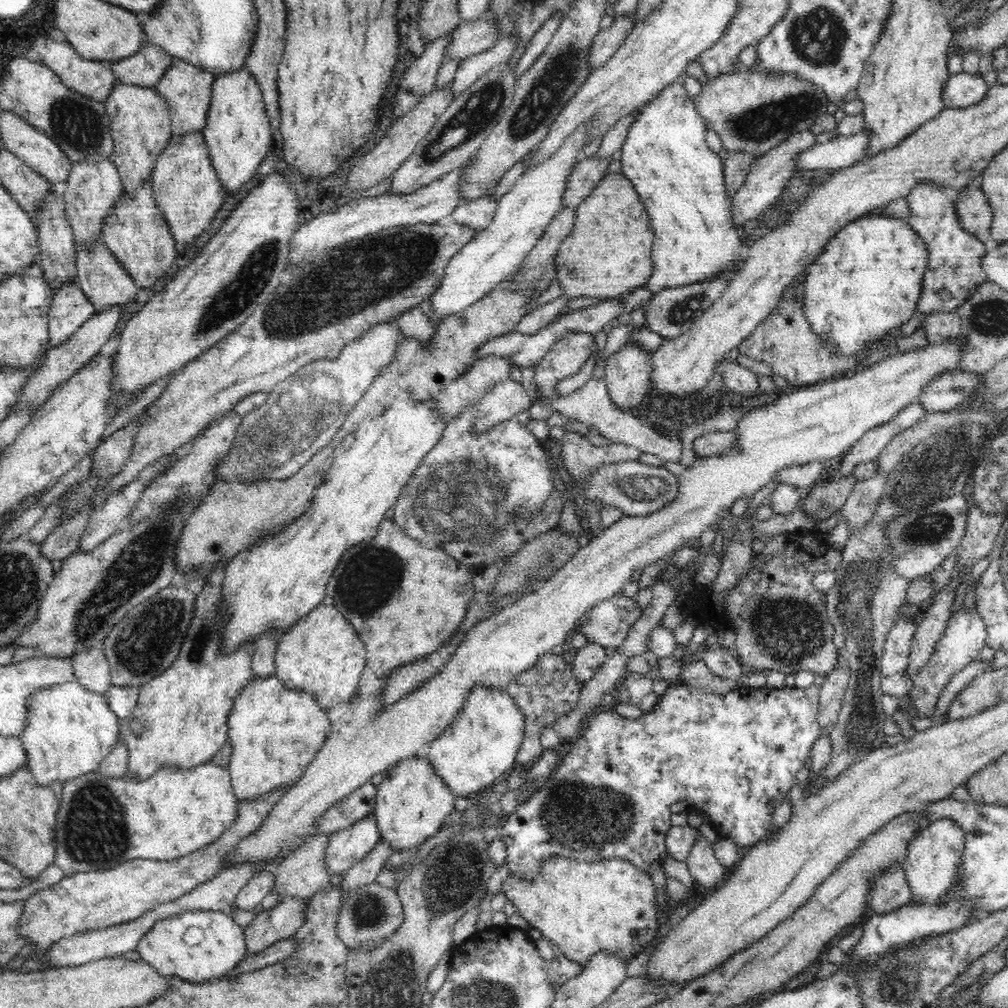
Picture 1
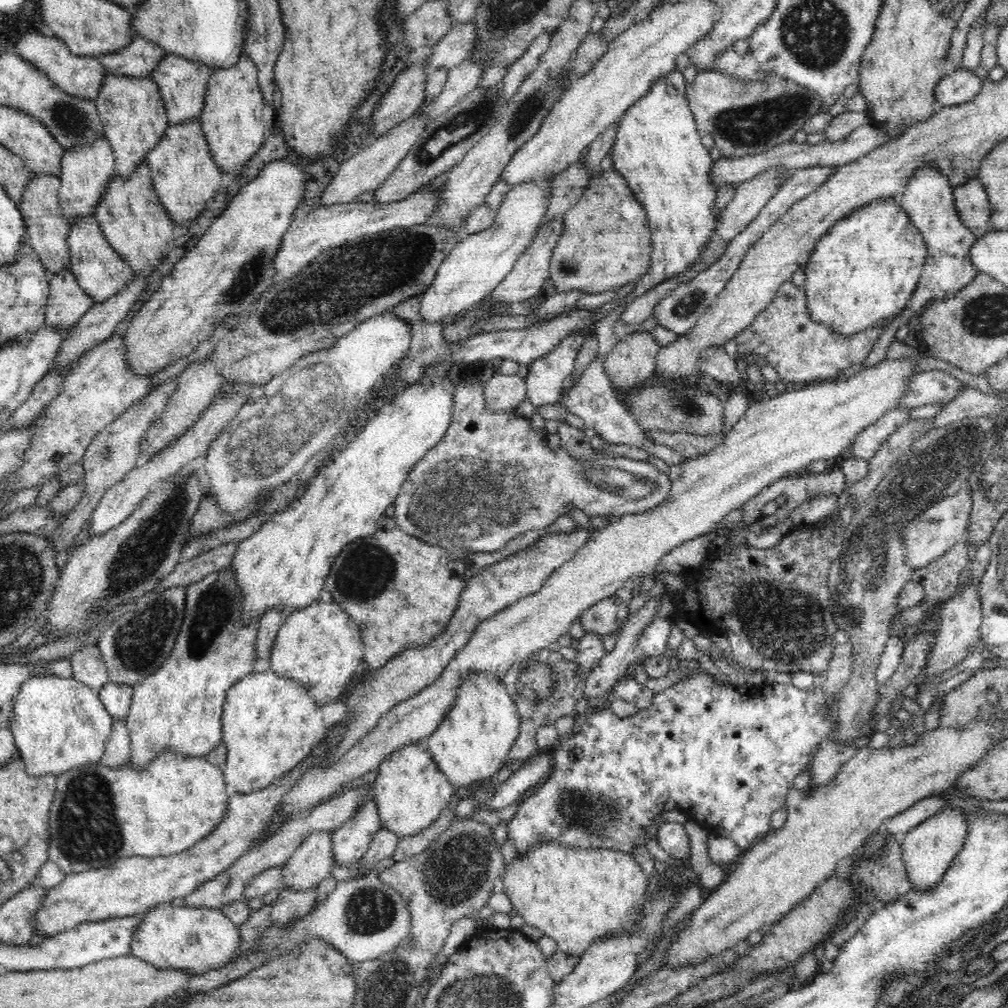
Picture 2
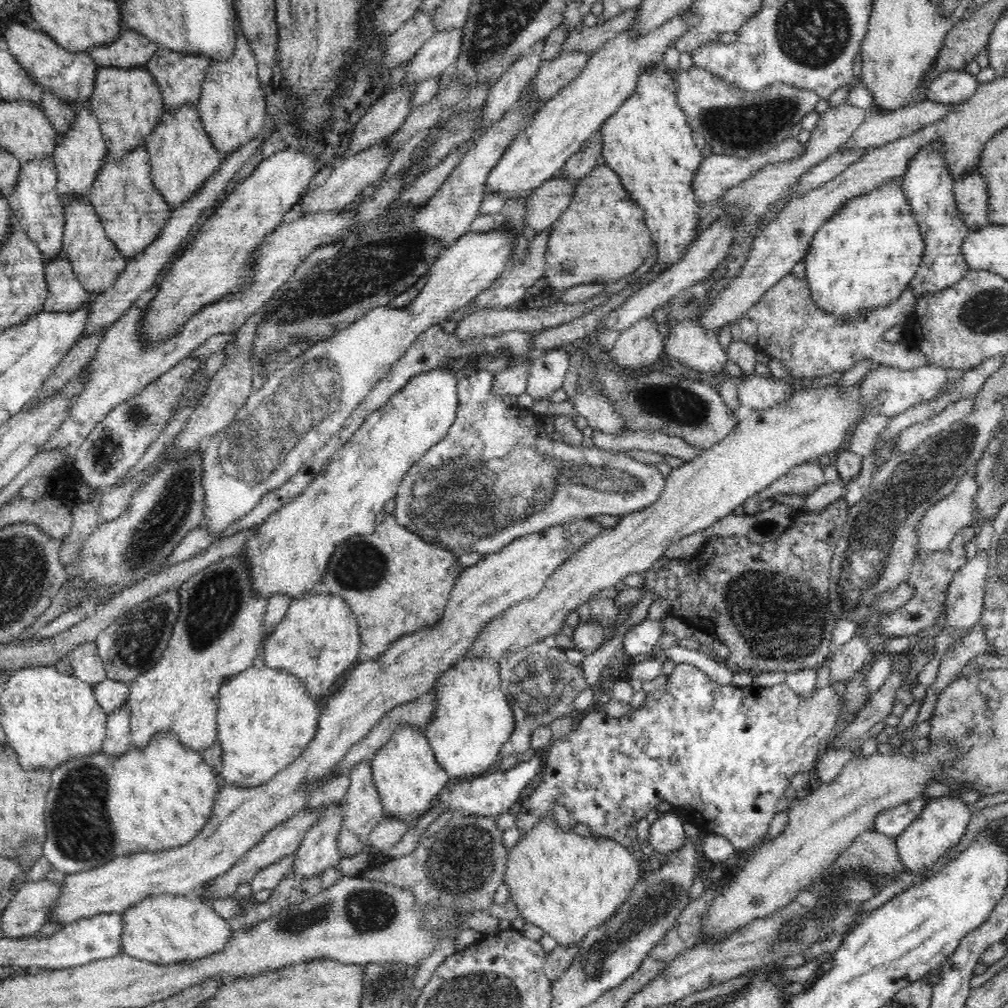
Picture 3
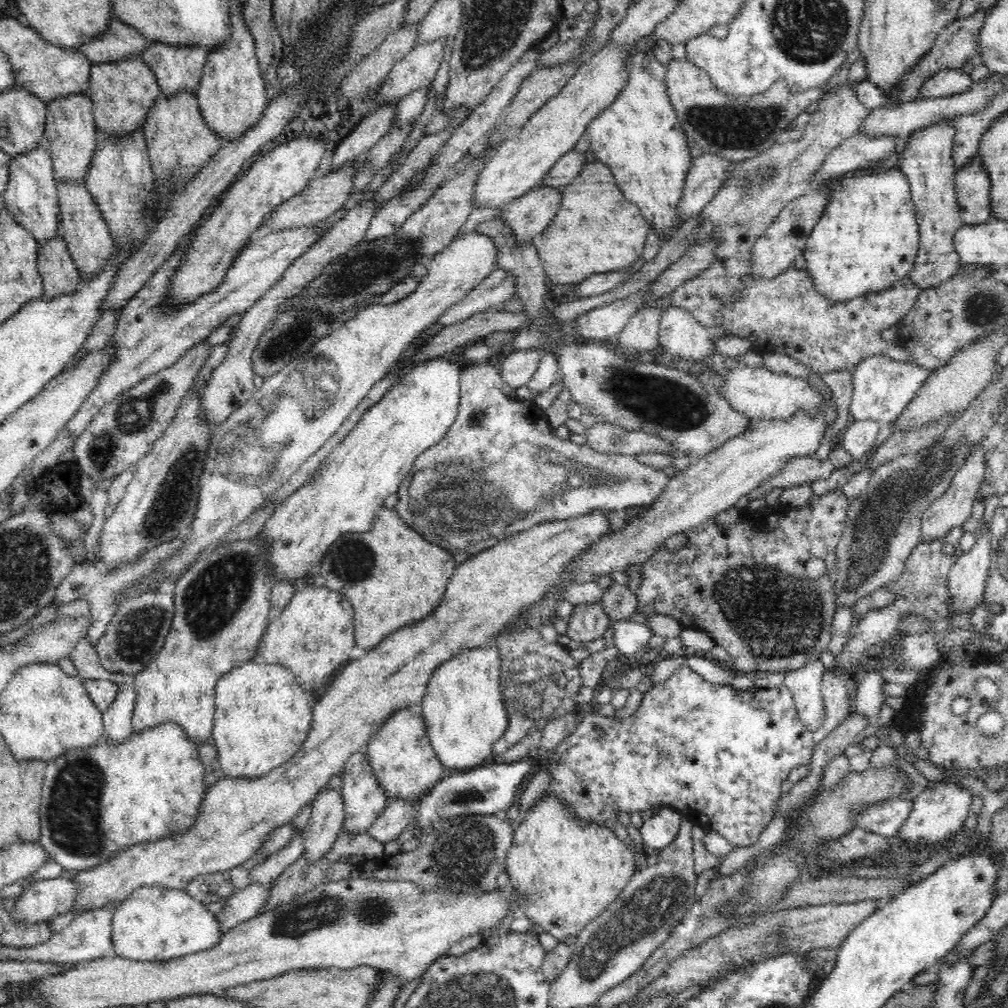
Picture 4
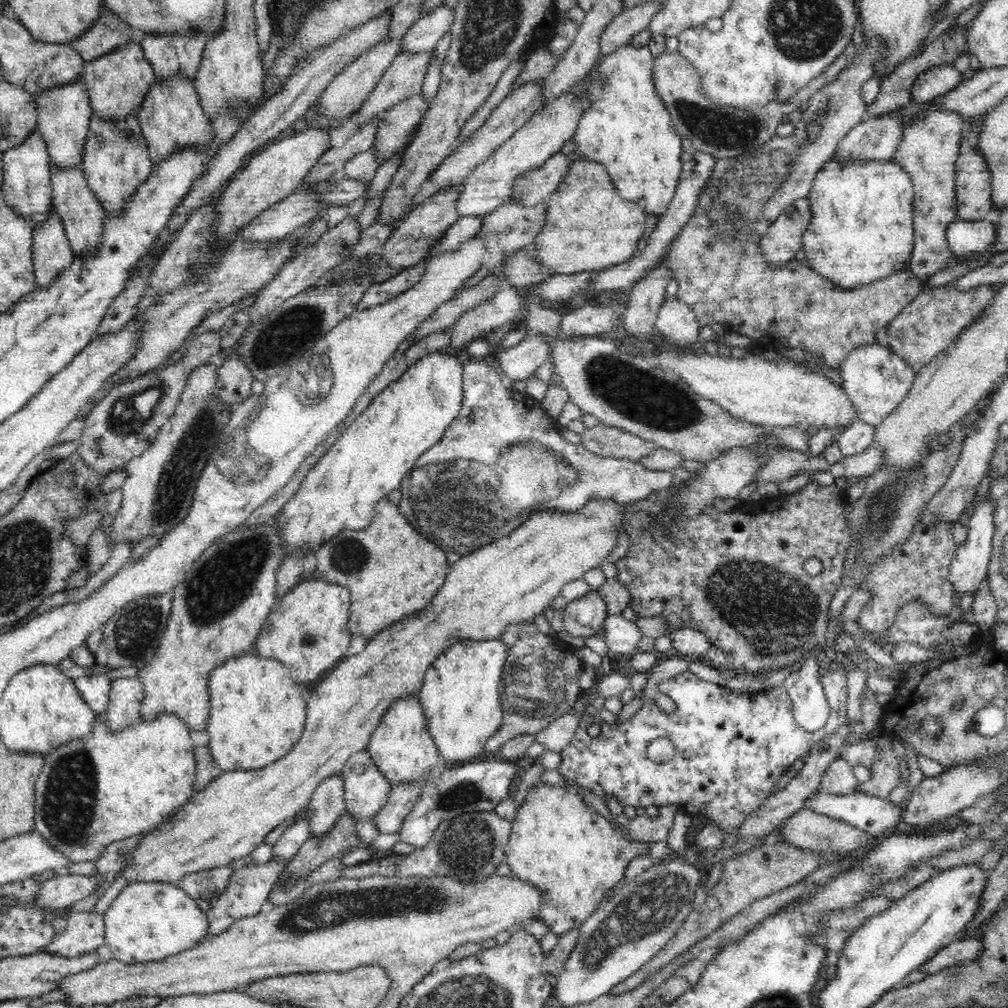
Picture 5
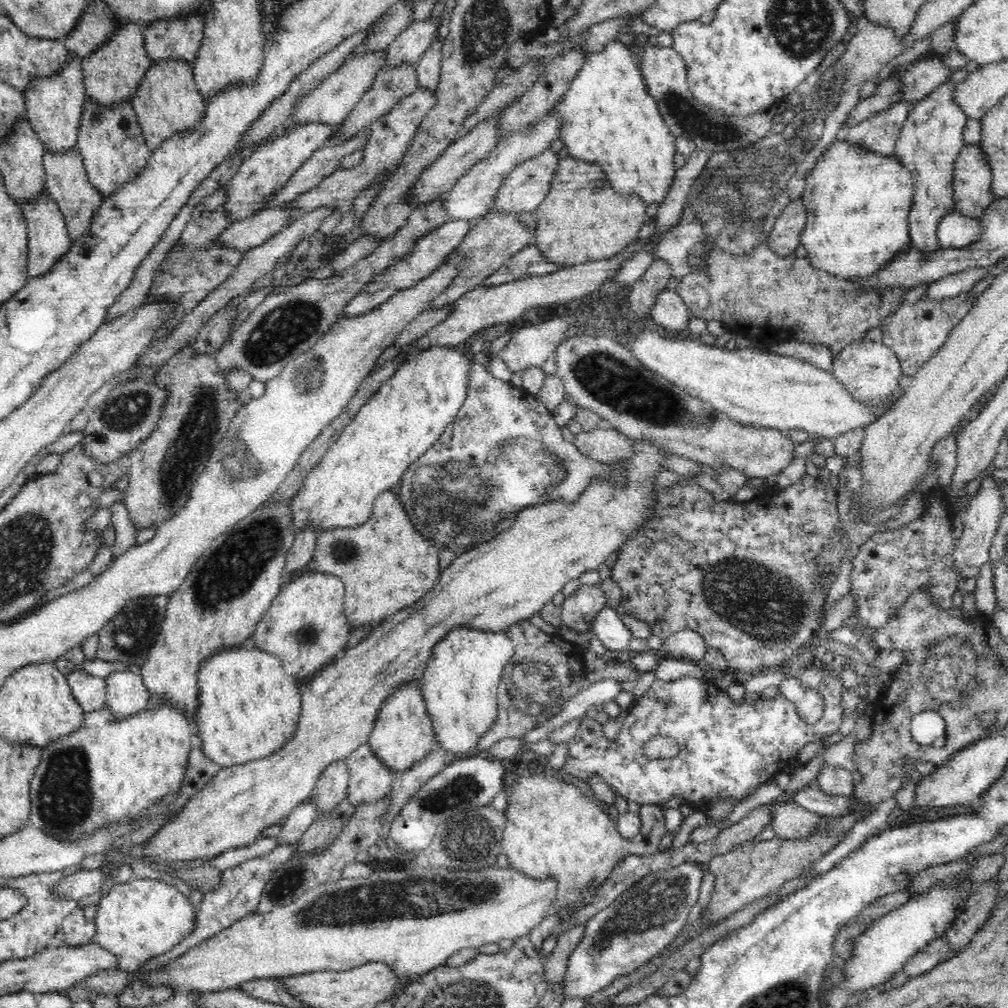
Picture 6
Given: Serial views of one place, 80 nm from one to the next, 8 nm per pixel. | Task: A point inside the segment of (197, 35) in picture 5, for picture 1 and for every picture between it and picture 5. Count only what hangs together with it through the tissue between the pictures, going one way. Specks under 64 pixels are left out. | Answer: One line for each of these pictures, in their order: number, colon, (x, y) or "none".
1: (187, 89)
2: (183, 83)
3: (180, 76)
4: (176, 69)

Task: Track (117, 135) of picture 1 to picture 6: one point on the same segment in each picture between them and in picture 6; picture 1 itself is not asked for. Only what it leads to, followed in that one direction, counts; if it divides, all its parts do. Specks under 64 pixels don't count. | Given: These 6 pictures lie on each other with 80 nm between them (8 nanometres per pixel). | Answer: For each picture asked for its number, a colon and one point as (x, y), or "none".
2: (134, 118)
3: (128, 103)
4: (122, 92)
5: (117, 82)
6: (112, 73)

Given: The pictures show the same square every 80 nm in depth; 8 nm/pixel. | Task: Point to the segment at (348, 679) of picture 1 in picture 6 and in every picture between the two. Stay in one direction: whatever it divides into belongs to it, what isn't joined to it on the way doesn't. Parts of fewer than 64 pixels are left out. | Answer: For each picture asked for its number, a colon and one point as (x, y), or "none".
2: (320, 647)
3: (318, 641)
4: (313, 636)
5: (308, 631)
6: (306, 626)

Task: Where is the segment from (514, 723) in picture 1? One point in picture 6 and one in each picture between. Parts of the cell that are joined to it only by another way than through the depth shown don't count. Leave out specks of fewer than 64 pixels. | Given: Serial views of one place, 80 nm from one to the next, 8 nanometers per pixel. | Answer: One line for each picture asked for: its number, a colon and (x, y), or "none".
2: (472, 743)
3: (473, 718)
4: (463, 707)
5: (460, 696)
6: (462, 676)

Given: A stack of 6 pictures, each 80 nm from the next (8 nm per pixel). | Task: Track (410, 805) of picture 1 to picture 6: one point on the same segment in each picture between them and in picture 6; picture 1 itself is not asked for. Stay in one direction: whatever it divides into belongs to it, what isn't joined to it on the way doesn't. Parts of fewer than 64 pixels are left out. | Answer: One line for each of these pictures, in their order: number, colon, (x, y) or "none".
2: (410, 791)
3: (409, 780)
4: (400, 753)
5: (402, 747)
6: (403, 734)

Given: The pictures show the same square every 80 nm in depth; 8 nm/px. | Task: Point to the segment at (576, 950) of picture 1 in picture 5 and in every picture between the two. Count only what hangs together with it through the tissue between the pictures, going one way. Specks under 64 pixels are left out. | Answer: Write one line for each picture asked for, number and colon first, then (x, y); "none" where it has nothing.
2: (574, 896)
3: (565, 883)
4: (567, 875)
5: (561, 845)

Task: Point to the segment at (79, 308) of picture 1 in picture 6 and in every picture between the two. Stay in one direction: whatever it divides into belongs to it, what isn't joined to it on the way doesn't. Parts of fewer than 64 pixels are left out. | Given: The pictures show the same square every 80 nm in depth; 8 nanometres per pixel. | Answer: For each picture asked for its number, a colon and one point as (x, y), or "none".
2: (68, 302)
3: (65, 293)
4: (60, 276)
5: (52, 253)
6: (48, 240)

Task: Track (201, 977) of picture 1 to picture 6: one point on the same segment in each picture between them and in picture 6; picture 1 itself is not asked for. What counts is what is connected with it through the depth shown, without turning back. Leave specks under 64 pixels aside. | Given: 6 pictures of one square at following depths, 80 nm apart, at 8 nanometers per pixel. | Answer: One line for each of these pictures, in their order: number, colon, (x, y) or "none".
2: (164, 937)
3: (162, 929)
4: (153, 924)
5: (148, 921)
6: (138, 920)

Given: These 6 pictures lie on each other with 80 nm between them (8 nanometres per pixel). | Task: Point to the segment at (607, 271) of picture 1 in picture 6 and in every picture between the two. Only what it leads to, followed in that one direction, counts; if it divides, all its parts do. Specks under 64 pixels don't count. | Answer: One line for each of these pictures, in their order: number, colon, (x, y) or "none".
2: (605, 244)
3: (602, 236)
4: (595, 230)
5: (589, 226)
6: (582, 218)

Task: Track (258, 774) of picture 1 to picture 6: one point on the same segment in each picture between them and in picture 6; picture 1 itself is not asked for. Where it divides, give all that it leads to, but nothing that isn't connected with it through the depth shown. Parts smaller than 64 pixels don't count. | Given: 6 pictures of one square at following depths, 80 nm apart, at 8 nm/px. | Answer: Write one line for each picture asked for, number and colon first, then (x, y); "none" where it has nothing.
2: (270, 723)
3: (265, 719)
4: (262, 717)
5: (257, 714)
6: (249, 706)

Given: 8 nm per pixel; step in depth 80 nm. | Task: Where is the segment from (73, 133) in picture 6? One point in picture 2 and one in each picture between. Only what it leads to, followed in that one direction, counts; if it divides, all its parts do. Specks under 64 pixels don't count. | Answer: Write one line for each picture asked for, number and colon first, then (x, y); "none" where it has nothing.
2: (85, 172)
3: (79, 153)
4: (70, 128)
5: (64, 112)

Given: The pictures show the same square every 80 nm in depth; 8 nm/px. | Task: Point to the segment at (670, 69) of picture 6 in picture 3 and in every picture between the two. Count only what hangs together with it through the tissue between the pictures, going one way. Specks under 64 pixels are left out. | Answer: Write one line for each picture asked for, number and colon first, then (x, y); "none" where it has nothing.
3: (730, 121)
4: (733, 128)
5: (722, 131)

